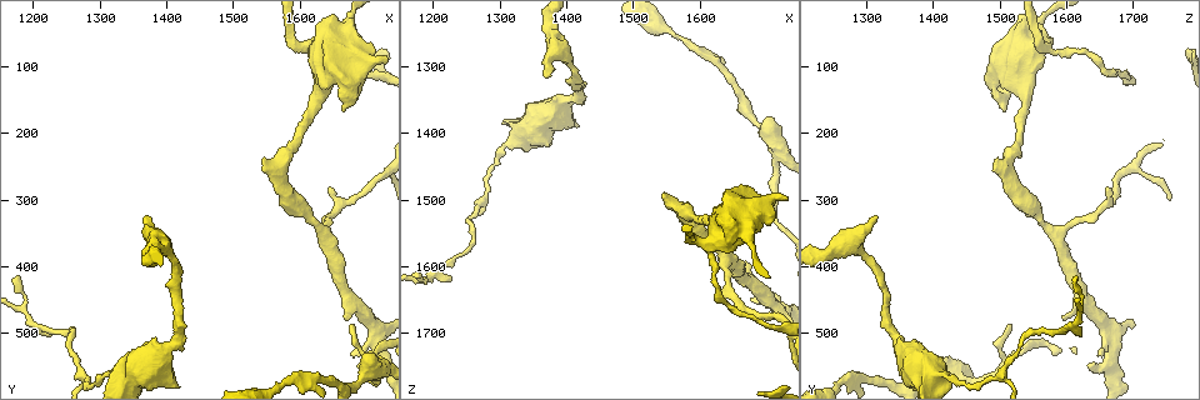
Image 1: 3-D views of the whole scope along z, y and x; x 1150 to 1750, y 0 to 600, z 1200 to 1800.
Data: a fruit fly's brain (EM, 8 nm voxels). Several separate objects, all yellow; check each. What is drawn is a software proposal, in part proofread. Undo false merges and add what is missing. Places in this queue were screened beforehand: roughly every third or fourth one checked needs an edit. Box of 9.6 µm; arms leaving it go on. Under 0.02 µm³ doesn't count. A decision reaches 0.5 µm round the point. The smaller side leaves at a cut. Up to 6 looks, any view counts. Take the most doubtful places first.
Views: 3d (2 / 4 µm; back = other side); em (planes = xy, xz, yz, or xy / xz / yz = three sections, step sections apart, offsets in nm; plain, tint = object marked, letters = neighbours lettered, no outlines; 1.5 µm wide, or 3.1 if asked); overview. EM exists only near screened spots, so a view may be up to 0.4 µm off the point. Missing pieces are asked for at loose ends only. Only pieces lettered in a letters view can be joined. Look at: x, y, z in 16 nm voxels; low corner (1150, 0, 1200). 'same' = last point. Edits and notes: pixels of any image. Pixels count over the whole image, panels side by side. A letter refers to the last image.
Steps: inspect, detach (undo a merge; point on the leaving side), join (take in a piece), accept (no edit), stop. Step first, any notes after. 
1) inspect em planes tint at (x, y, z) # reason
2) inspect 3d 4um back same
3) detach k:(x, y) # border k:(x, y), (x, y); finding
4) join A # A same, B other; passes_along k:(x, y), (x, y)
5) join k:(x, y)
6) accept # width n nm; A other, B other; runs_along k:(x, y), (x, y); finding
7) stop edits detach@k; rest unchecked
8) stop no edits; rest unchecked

inspect 3d 2um at (1545, 250, 1485) # an open end

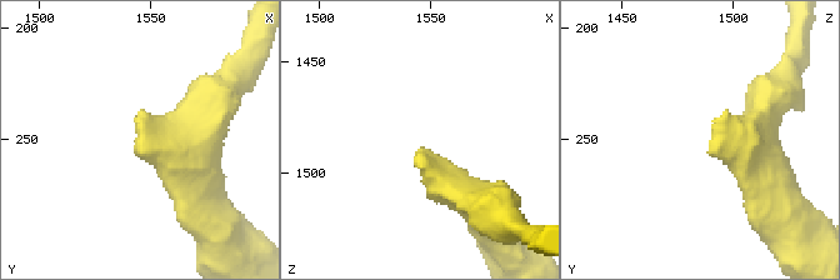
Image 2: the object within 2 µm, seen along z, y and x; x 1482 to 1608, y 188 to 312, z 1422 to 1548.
inspect em planes tint at (1545, 244, 1489)

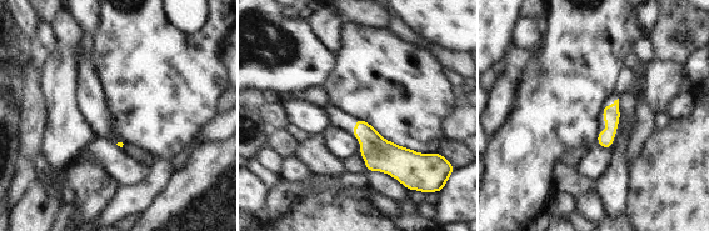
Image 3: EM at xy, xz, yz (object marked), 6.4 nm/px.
inspect em planes letters same # see the neighbours

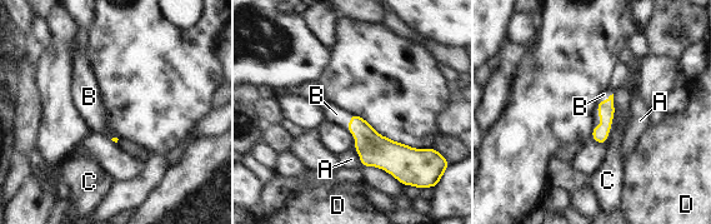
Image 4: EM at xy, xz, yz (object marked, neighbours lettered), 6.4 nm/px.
join B # A other, B same, C other, D other; passes_along 4:(606, 109), (599, 109), (604, 94); the neuron continues

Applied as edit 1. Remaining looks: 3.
inspect em xy step 8 tint at (1270, 560, 1505)

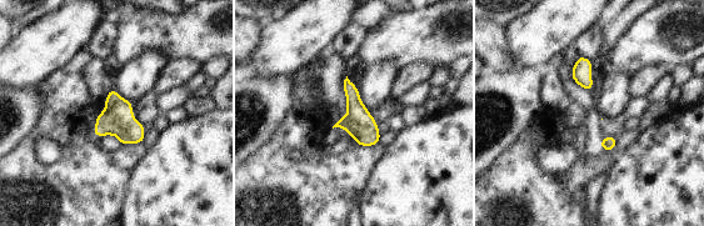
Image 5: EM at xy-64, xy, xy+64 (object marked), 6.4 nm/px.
inspect em xy step 8 letters same # what lies round it

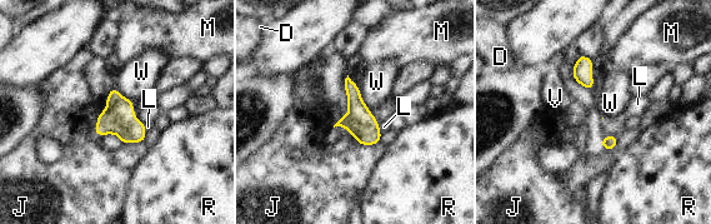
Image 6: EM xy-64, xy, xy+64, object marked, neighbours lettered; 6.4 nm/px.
accept # width 20 nm; D other, J other, L other, M other, R other, V other, W other; border 6:(106, 100), (98, 117), (96, 135); continuous, no second neuron

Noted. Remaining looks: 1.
inspect em planes letters at (1230, 505, 1620) # an open end

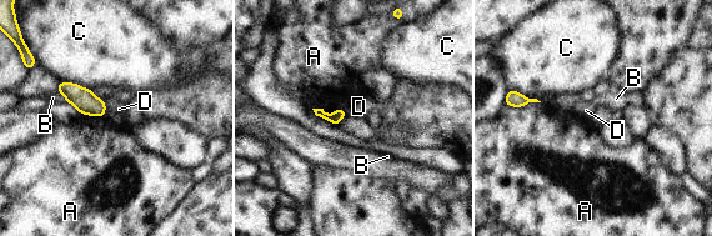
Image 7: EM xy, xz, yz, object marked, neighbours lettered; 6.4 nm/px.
accept # width 80 nm; A other, B other, C other, D other; border 7:(312, 108), (346, 114); none of them fits

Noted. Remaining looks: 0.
stop edits join@4; rest unchecked

